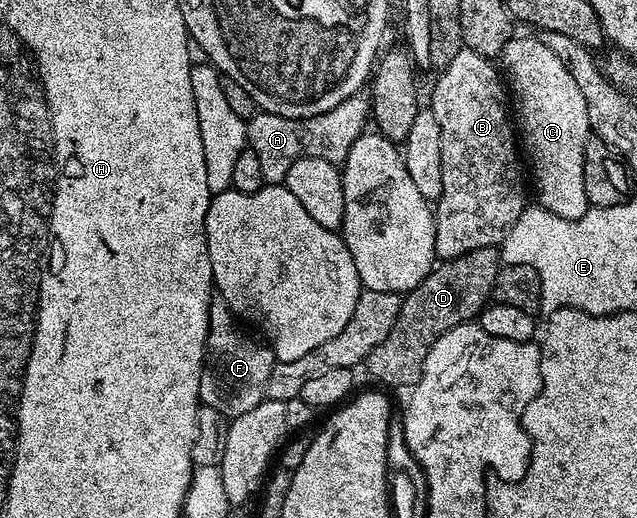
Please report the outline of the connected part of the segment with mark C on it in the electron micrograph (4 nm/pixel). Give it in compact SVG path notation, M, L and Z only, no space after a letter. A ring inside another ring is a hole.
M513 35L503 48L502 60L501 68L505 73L506 83L514 99L515 96L519 99L517 124L521 129L521 144L525 149L526 159L527 156L531 159L531 172L535 175L535 192L539 195L538 207L557 214L557 218L581 218L589 207L585 198L585 142L587 137L592 135L589 110L585 110L585 98L577 82L573 82L573 74L565 70L561 58L557 58L557 54L553 54L553 50L549 50L549 46L545 46L542 39L535 37L534 40L531 36Z

